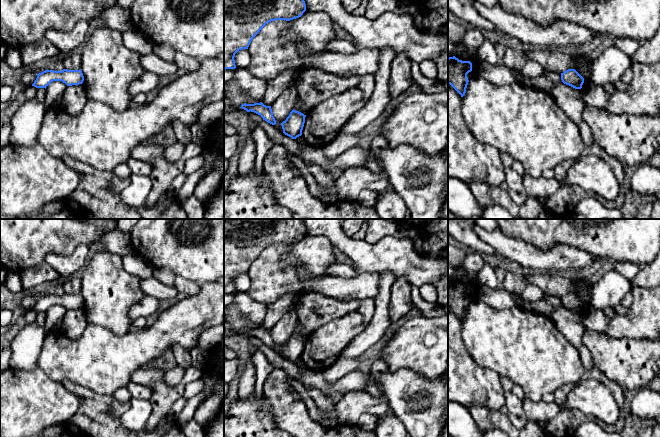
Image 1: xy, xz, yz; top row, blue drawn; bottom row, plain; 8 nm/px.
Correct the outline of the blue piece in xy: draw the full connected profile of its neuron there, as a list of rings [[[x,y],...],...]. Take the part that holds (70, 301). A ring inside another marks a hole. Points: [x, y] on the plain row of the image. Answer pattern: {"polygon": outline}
{"polygon": [[[45,294],[37,298],[37,302],[32,310],[46,313],[46,311],[53,305],[62,305],[67,310],[79,309],[83,307],[84,300],[81,294]]]}

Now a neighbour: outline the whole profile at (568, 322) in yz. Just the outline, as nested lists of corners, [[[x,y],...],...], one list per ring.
[[[561,306],[550,317],[564,336],[579,349],[585,370],[595,367],[590,351],[583,343],[584,325],[580,315]]]

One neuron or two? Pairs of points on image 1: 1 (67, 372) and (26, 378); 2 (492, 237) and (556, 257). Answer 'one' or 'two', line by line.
1: two
2: one

